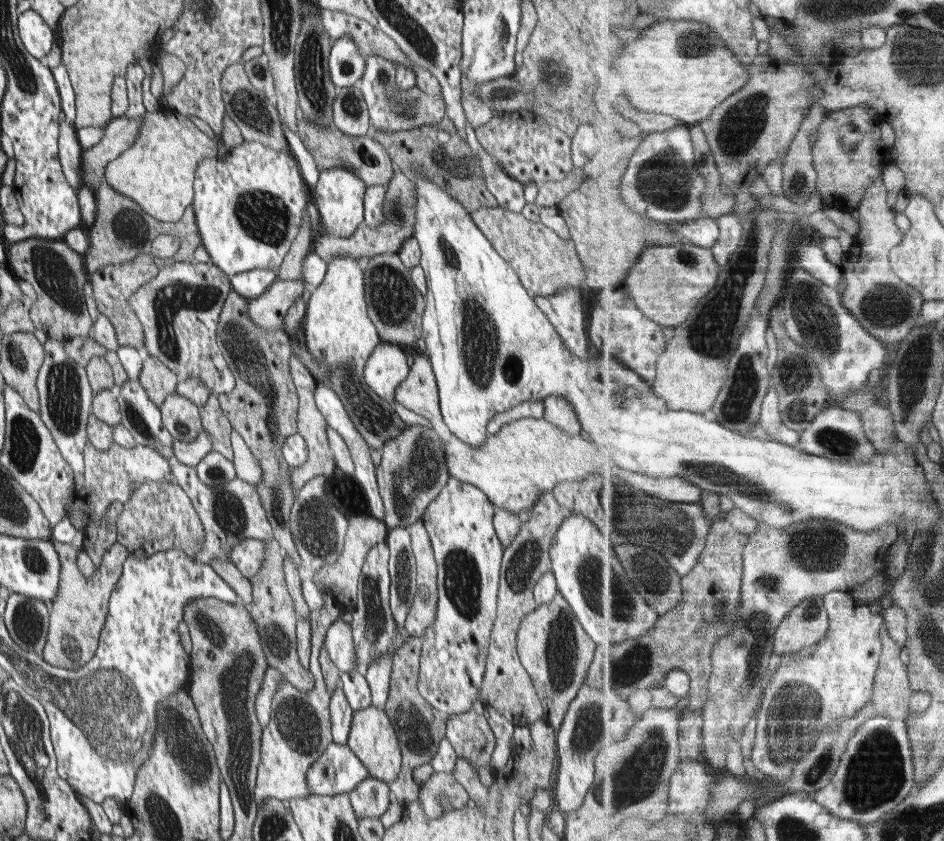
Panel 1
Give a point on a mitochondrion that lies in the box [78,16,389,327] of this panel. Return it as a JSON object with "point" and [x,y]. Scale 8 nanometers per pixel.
{"point":[262,215]}

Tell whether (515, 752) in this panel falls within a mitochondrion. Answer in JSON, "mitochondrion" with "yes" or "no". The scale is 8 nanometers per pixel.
{"mitochondrion":"no"}

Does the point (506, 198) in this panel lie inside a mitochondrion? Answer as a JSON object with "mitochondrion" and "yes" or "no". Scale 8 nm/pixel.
{"mitochondrion":"no"}

